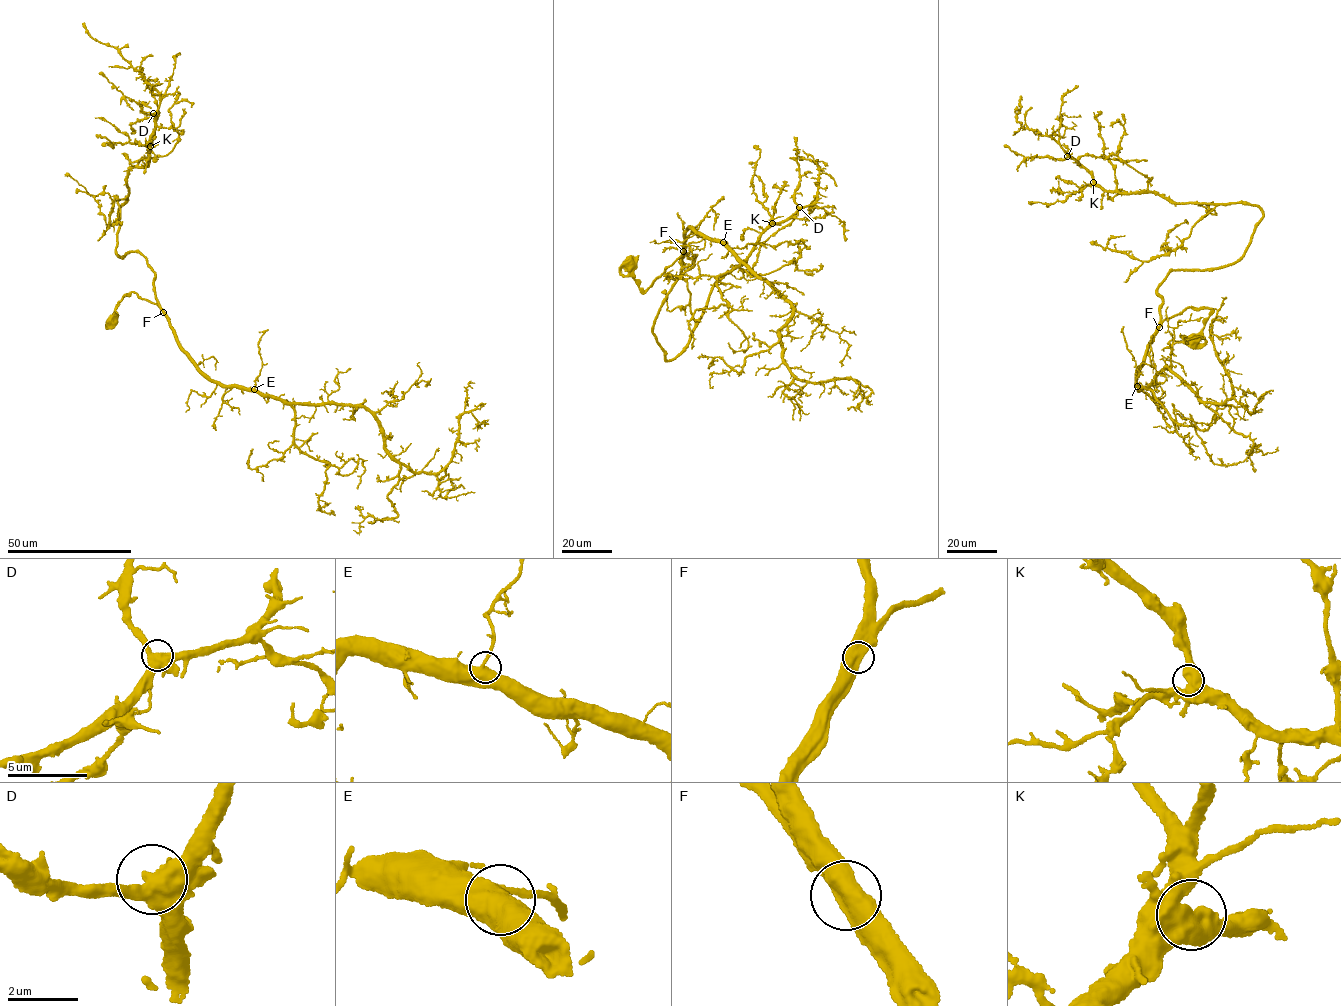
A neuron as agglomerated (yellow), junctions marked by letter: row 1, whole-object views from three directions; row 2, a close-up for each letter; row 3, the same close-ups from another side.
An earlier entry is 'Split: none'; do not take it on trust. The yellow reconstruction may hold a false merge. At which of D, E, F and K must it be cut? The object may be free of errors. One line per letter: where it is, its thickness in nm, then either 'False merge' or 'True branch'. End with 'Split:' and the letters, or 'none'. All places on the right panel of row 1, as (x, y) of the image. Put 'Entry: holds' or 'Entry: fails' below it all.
D: Place: (1067, 156). Thickness 550 nm. True branch
E: Place: (1137, 386). Thickness 550 nm. True branch
F: Place: (1159, 327). Thickness 650 nm. True branch
K: Place: (1093, 182). Thickness 650 nm. True branch
Split: none
Entry: holds

